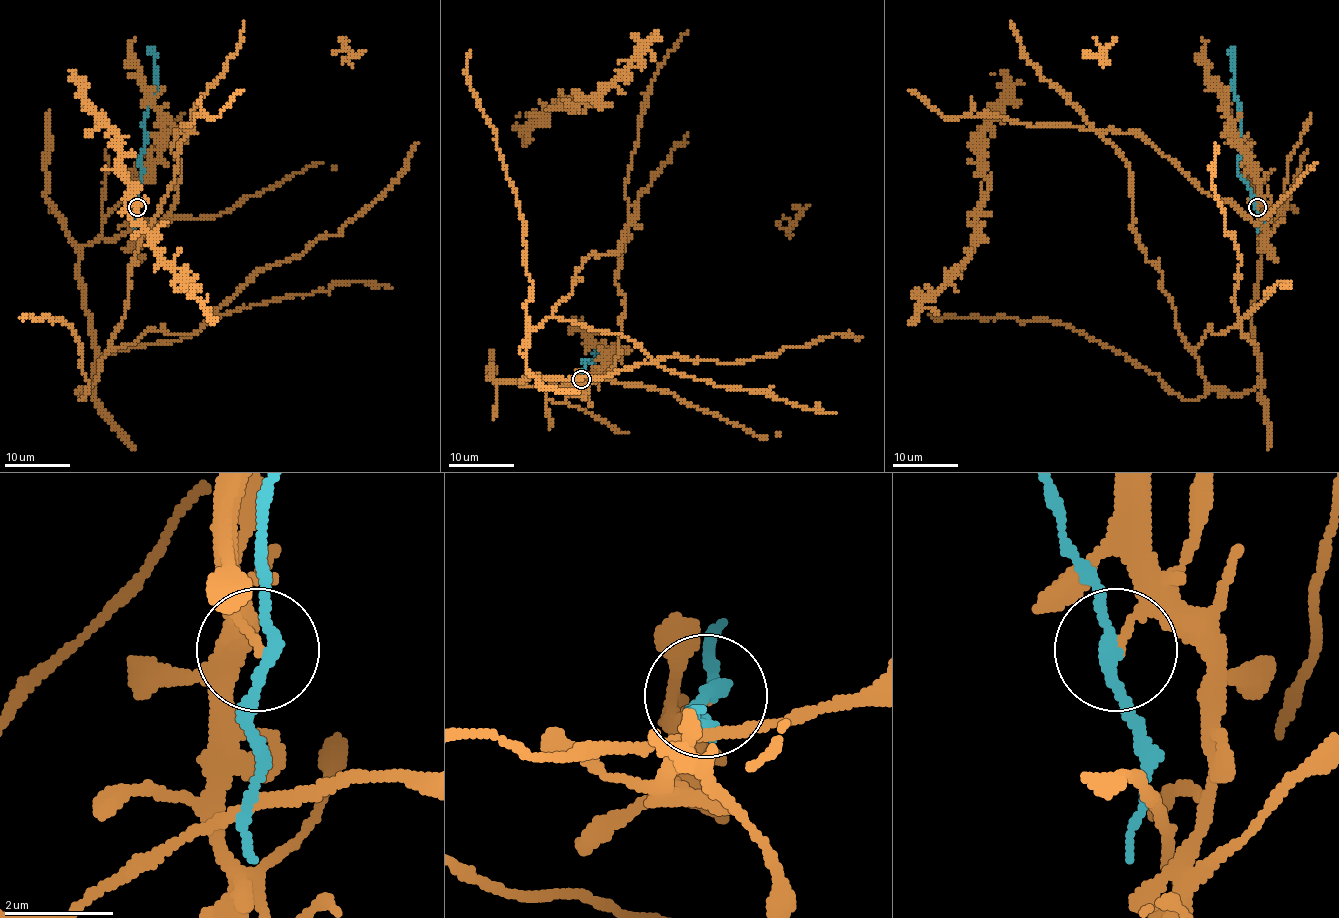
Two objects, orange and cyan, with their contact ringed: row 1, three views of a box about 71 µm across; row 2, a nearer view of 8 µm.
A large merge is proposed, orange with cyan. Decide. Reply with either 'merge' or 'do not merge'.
do not merge

